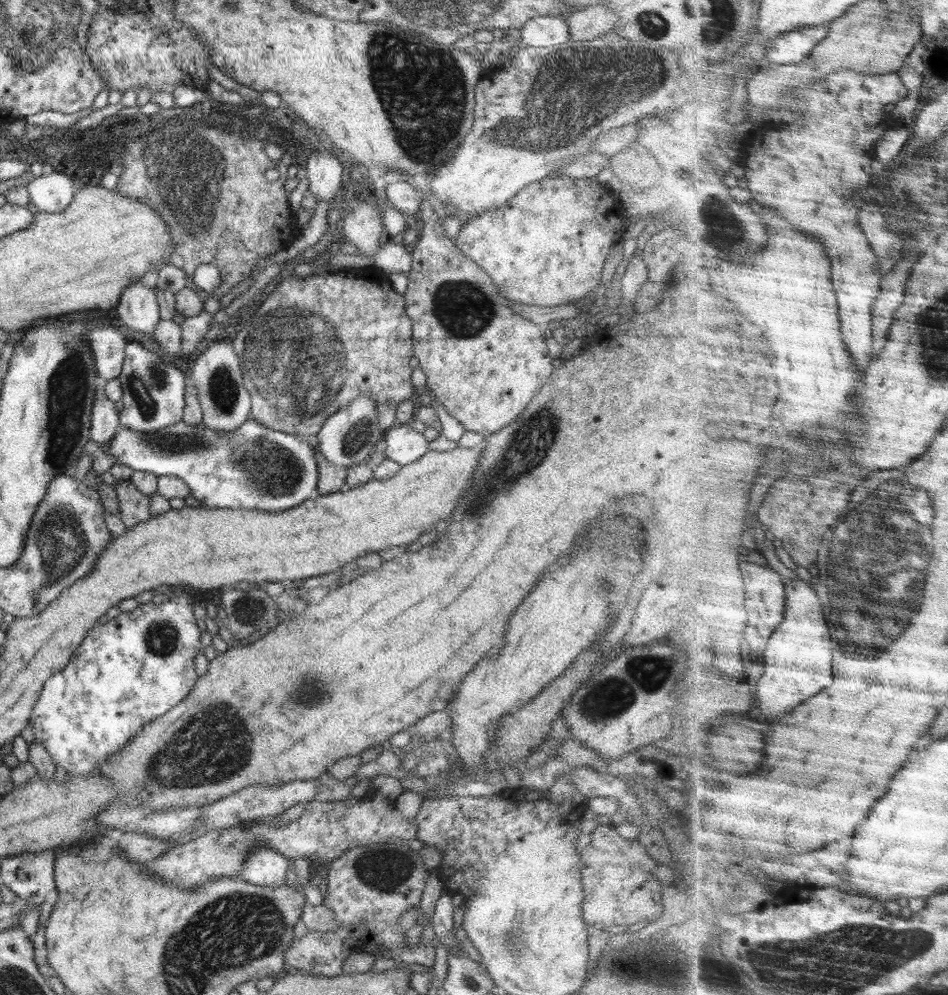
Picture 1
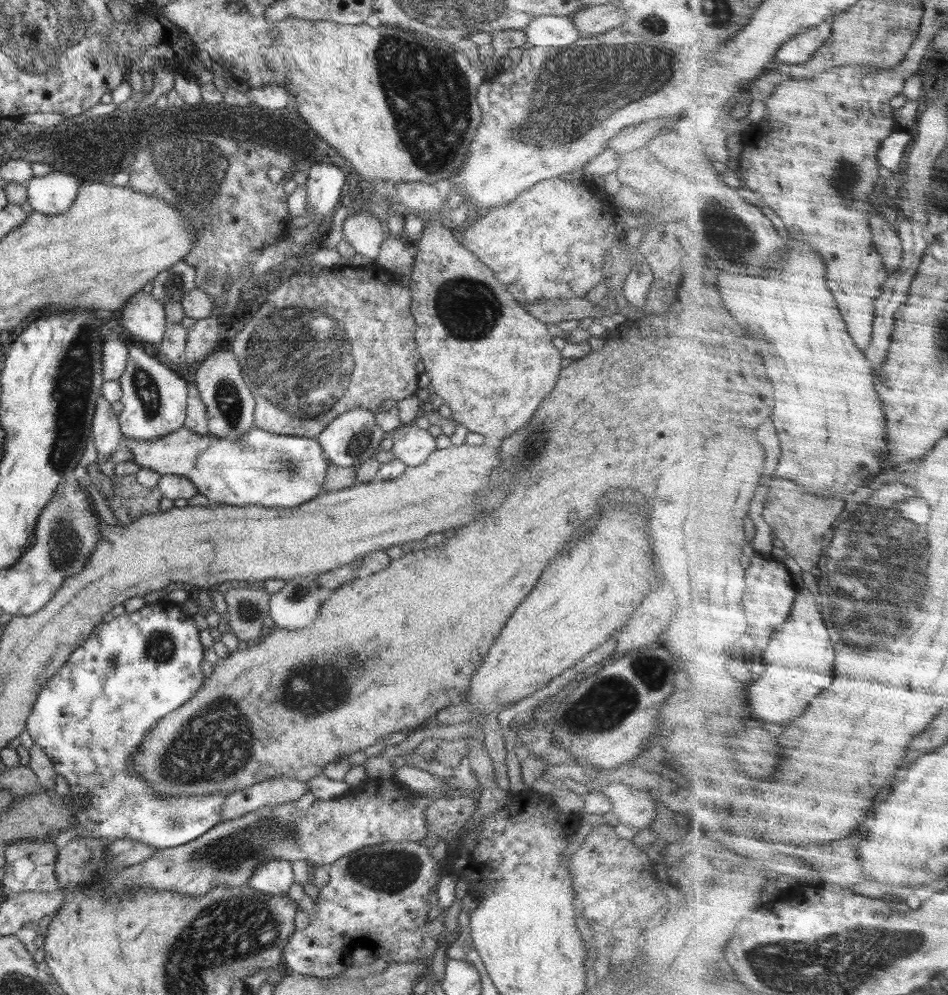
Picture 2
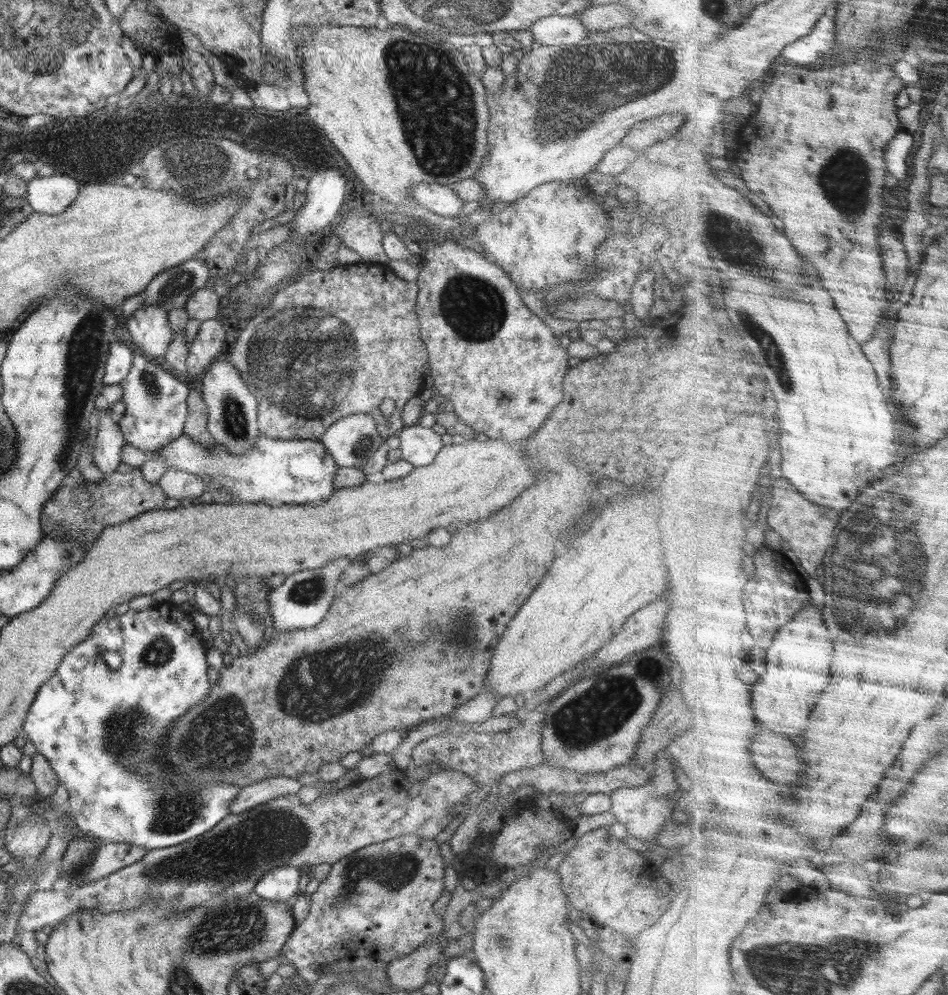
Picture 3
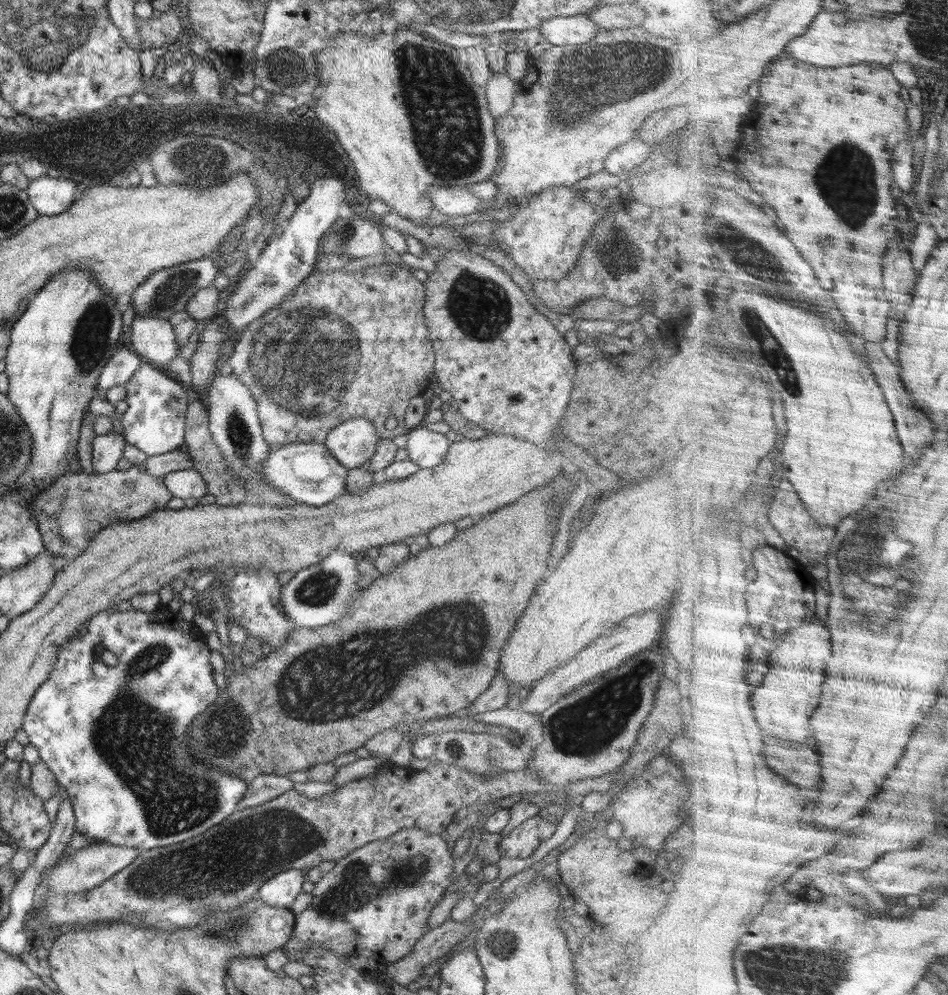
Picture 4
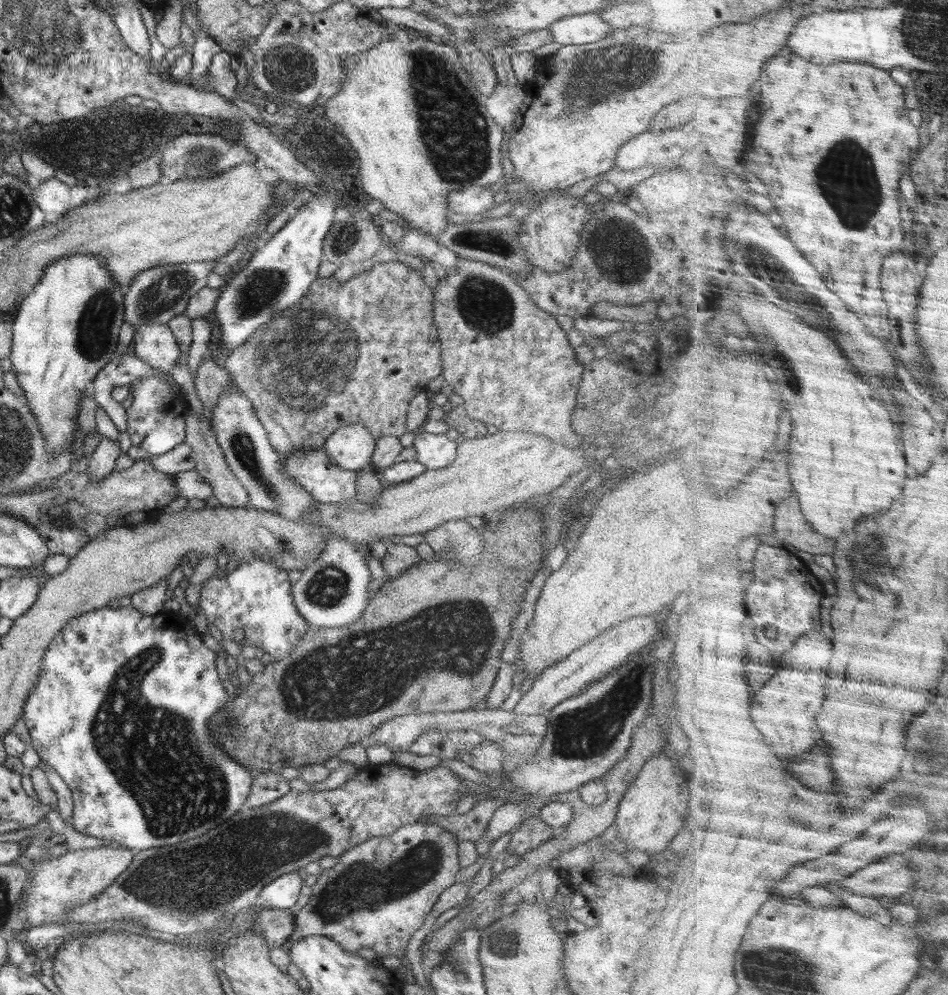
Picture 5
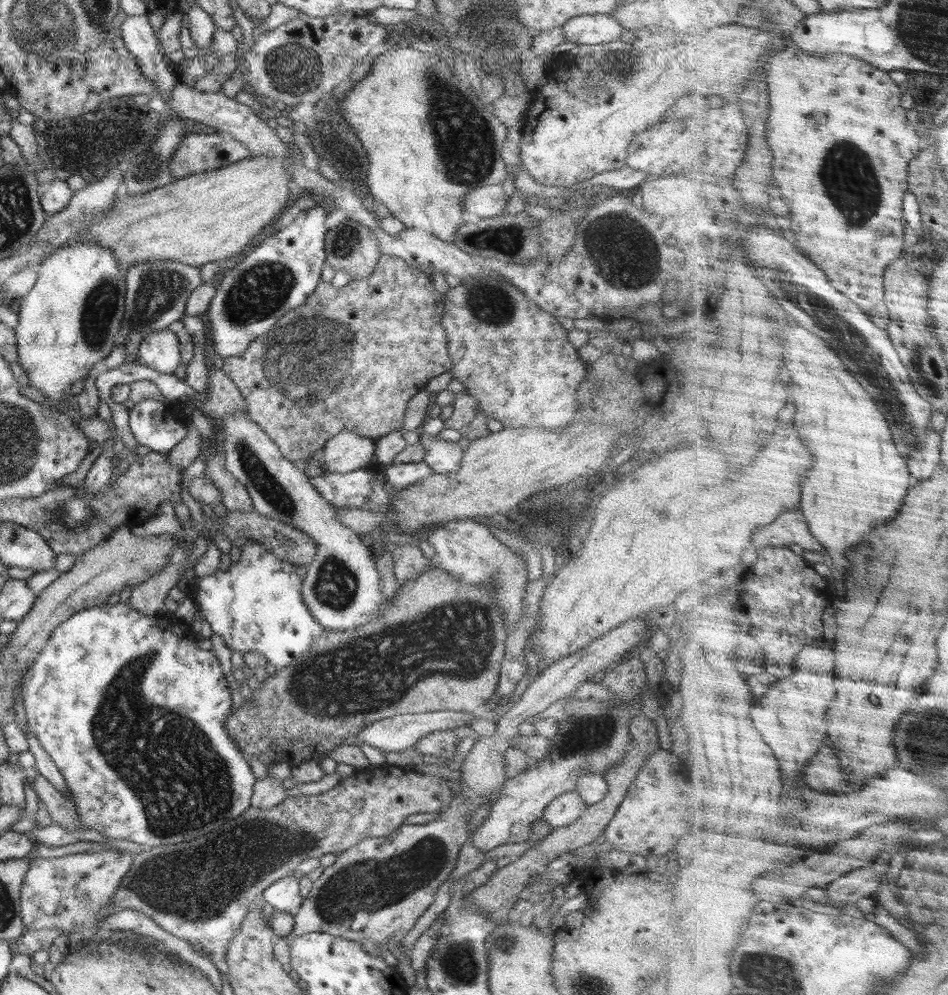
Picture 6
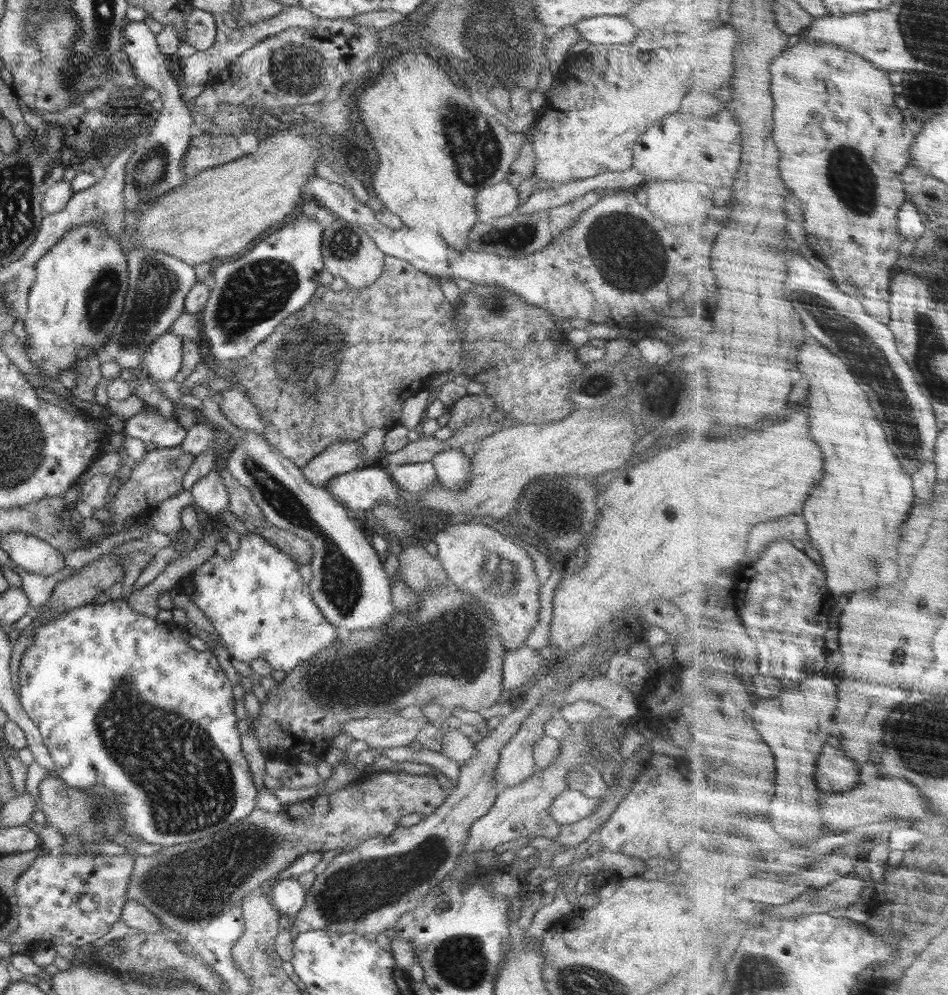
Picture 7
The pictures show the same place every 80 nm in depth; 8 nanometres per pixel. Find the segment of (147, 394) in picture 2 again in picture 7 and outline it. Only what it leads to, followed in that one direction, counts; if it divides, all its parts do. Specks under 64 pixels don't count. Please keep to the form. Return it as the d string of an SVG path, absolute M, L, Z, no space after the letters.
M146 407L125 420L124 432L144 444L154 443L158 448L180 447L187 435L176 418L166 418L159 411L149 411Z

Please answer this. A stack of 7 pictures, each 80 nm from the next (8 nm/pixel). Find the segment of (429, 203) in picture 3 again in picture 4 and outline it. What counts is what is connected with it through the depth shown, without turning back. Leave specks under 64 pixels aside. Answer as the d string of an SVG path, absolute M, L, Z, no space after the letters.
M464 186L452 188L430 188L428 197L434 205L434 210L438 215L446 214L450 217L464 216L477 212L482 201Z

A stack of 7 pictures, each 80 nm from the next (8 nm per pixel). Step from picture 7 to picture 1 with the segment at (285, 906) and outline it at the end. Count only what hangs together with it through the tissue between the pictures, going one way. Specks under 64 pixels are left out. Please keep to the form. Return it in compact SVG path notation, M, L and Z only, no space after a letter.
M258 845L247 854L241 876L246 882L258 886L280 886L286 883L288 865L288 859L278 851Z

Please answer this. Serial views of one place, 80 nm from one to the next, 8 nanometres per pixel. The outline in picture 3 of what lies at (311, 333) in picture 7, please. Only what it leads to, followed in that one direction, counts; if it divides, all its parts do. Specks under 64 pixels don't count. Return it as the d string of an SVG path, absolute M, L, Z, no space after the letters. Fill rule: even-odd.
M366 262L339 264L327 271L310 267L279 288L273 298L242 325L244 330L228 356L228 362L238 369L258 401L260 434L269 436L270 440L319 441L333 422L362 413L375 420L384 440L396 435L405 426L401 419L403 406L420 394L428 372L424 369L429 363L428 351L420 338L419 321L416 320L418 291L414 280L396 276L387 264ZM384 398L395 402L390 418L380 412Z

